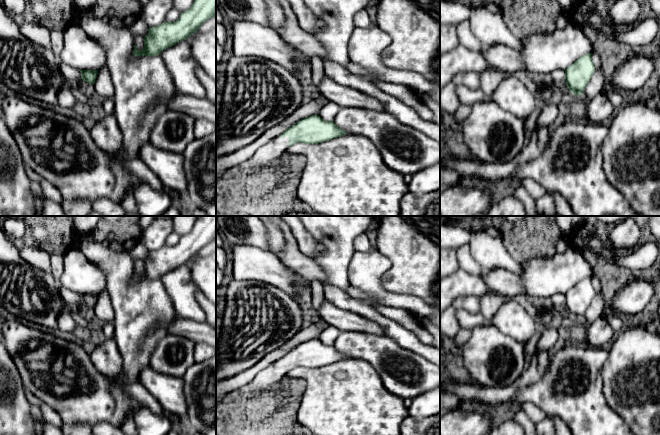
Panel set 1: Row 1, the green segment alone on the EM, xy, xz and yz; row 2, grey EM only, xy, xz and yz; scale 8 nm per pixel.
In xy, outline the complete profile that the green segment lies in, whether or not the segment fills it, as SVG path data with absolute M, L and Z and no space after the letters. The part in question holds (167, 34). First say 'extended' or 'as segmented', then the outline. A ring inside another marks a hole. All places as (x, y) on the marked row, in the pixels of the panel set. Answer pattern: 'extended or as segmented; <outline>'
as segmented; M194 0L192 6L181 13L176 21L149 27L144 37L144 49L138 50L135 44L133 55L157 56L166 48L189 38L204 22L215 17L216 0Z

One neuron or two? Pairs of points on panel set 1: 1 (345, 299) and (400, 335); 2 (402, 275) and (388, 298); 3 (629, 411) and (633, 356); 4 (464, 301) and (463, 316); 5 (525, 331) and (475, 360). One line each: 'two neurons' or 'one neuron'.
1: one neuron
2: two neurons
3: one neuron
4: two neurons
5: one neuron

